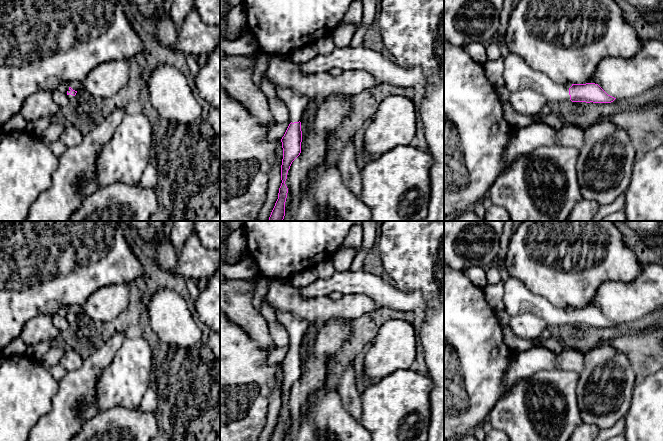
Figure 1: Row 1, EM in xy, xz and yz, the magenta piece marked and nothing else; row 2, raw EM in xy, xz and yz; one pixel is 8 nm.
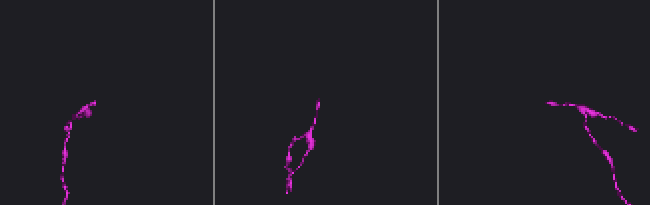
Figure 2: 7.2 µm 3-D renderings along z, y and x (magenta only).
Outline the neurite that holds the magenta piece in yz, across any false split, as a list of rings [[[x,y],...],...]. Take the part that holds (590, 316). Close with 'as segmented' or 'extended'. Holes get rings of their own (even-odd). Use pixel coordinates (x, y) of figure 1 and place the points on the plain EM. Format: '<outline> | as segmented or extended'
[[[517,278],[504,281],[503,303],[509,316],[531,312],[544,319],[551,327],[572,326],[611,327],[616,322],[608,319],[598,308],[572,308],[568,313],[552,305],[545,297],[528,290]]] | extended

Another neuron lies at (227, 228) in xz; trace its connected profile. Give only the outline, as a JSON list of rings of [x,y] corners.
[[[220,221],[220,238],[227,238],[233,232],[243,229],[245,221]]]

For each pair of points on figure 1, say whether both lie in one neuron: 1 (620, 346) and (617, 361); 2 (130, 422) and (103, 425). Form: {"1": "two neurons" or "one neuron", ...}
{"1": "two neurons", "2": "one neuron"}

